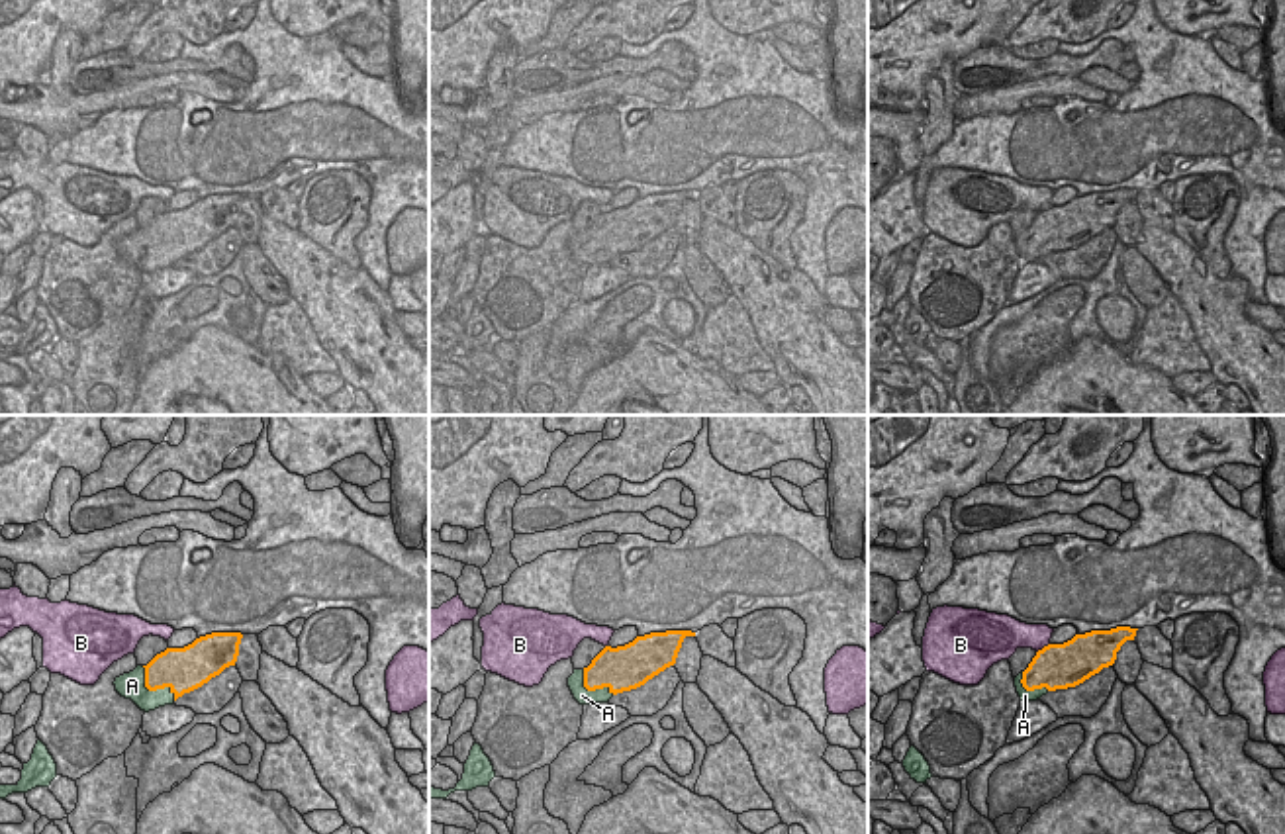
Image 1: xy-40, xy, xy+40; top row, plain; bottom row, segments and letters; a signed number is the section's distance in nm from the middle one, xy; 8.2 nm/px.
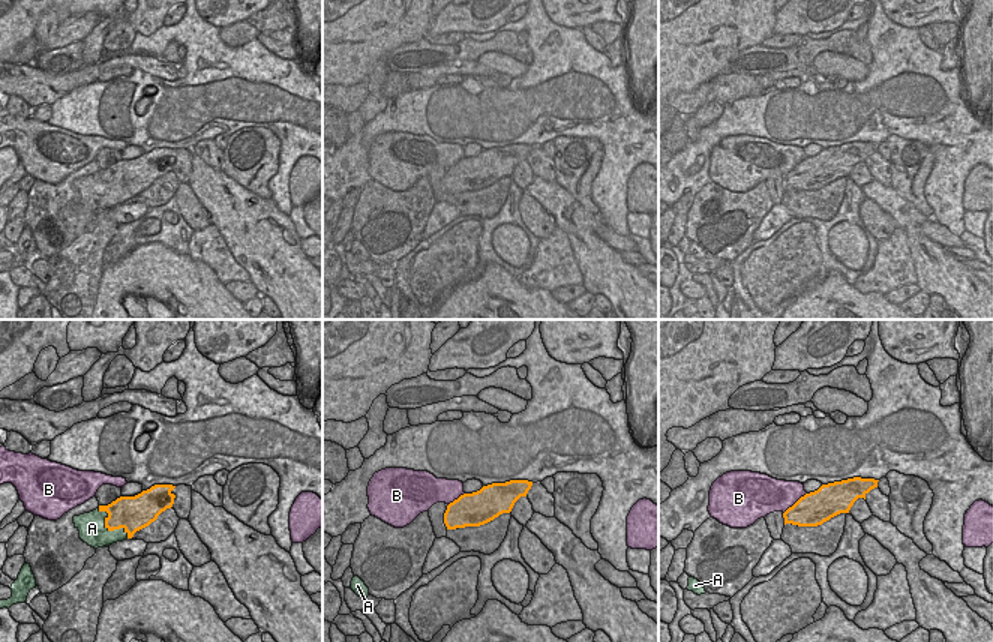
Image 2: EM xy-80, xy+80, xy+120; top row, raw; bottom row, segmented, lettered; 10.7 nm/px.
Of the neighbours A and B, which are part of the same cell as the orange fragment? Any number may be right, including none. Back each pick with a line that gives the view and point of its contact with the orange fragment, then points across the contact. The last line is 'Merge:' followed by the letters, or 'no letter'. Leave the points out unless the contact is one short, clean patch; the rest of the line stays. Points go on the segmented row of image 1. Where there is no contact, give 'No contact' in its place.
A: Touches orange at xy-40 (153, 690)
Merge: A.

